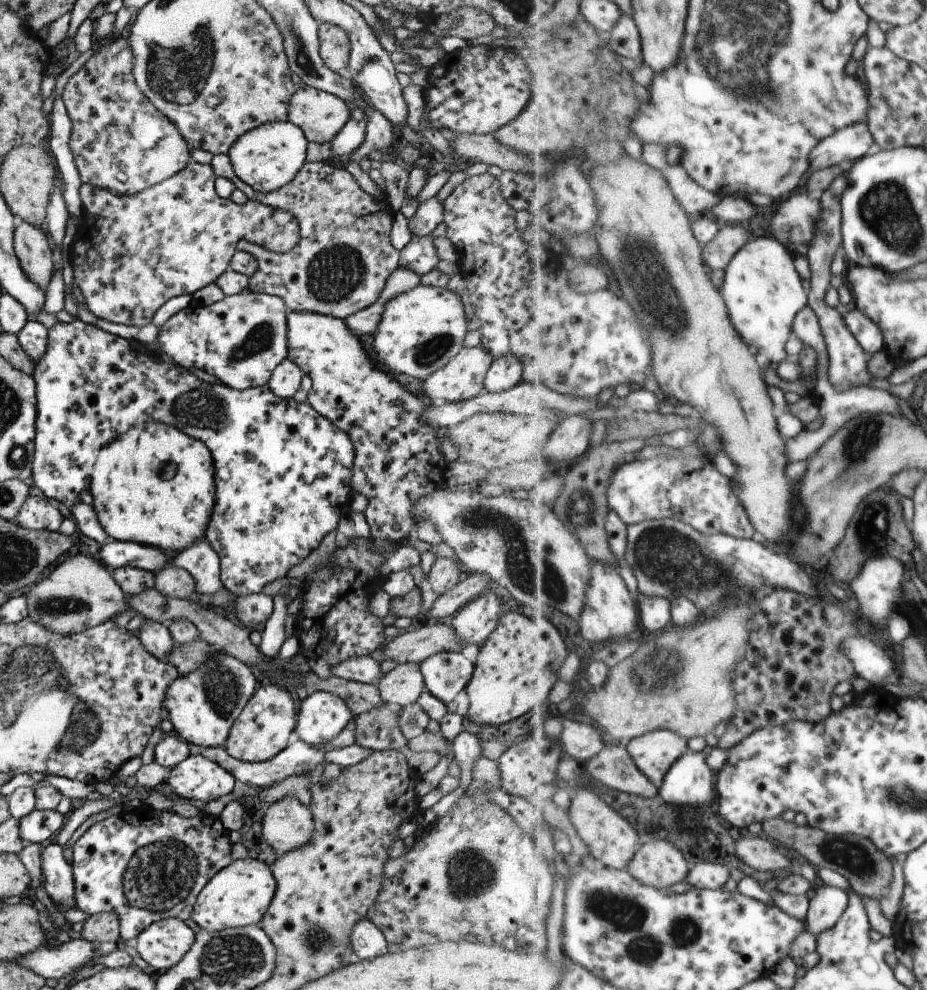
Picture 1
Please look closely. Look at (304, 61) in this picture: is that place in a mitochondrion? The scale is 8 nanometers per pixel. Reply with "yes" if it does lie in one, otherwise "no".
yes

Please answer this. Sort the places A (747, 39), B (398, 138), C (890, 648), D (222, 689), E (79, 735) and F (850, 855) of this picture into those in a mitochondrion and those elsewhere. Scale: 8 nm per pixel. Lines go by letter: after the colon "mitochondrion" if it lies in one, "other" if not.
A: mitochondrion
B: other
C: other
D: mitochondrion
E: mitochondrion
F: mitochondrion

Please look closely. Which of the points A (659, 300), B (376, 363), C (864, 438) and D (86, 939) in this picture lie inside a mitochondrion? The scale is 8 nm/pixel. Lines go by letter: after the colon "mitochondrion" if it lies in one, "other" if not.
A: mitochondrion
B: other
C: mitochondrion
D: other

